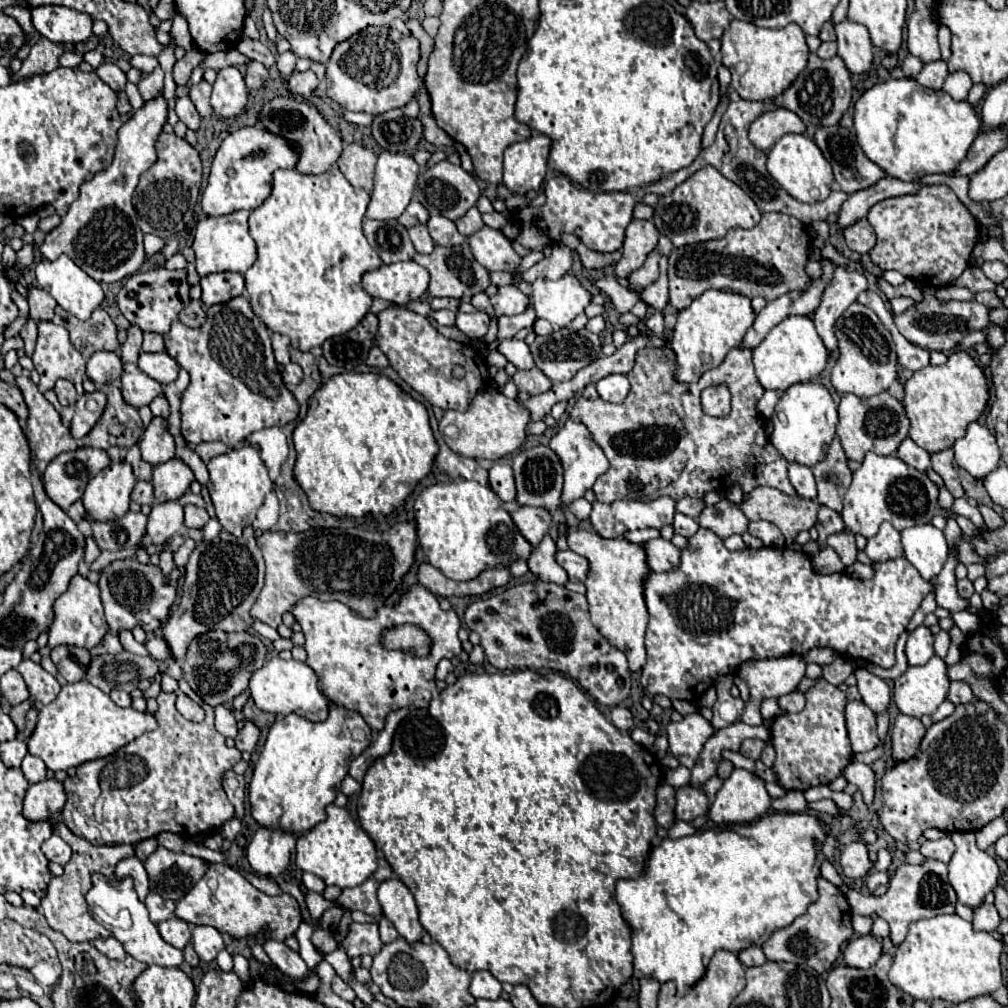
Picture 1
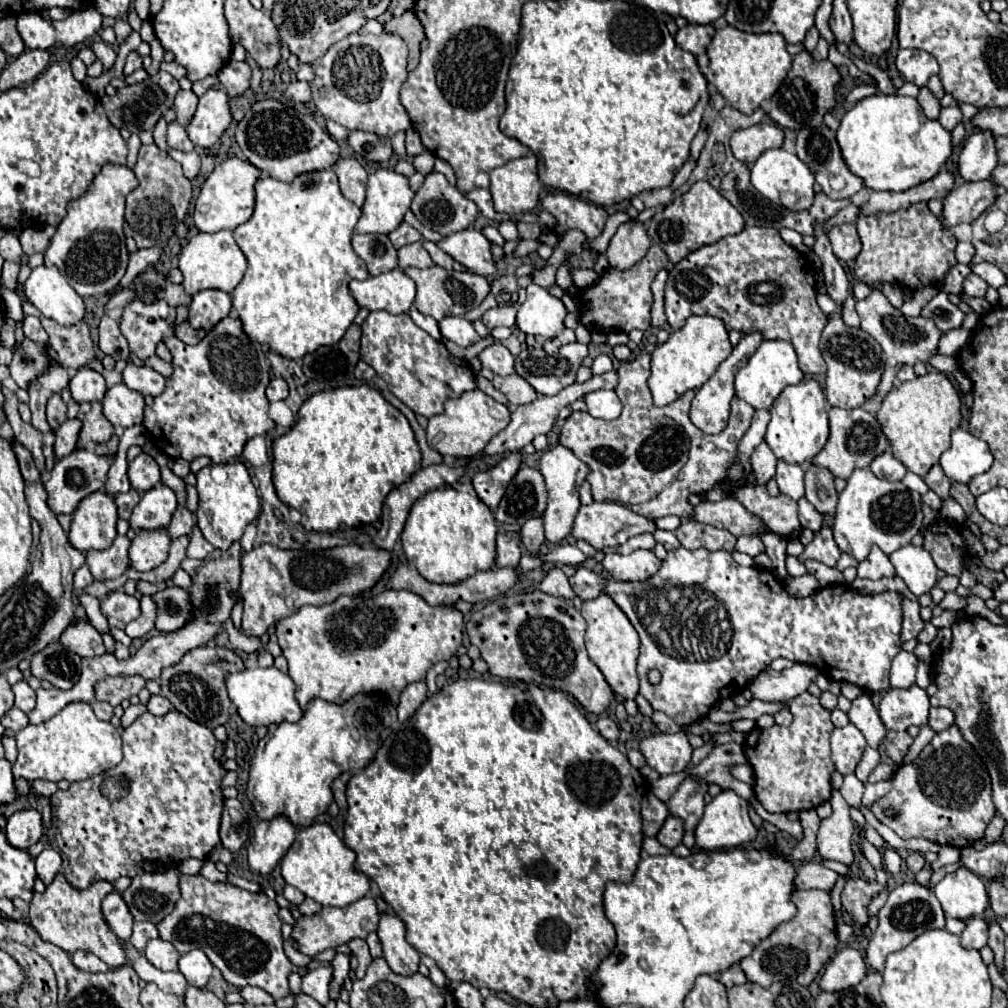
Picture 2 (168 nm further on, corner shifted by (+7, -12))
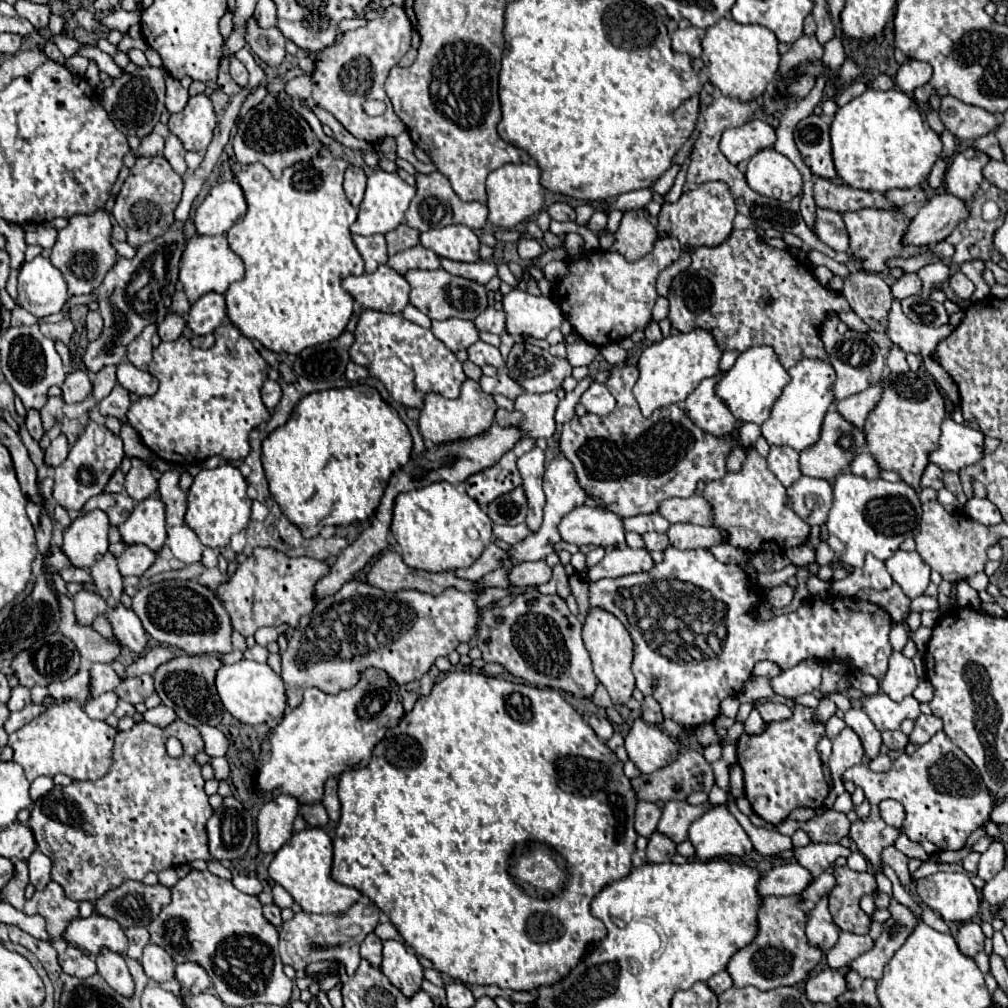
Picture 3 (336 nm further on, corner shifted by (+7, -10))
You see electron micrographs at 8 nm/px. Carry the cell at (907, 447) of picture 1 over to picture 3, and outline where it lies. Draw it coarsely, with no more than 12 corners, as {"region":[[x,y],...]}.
{"region":[[859,452],[845,470],[861,478],[879,478],[879,466],[869,452]]}

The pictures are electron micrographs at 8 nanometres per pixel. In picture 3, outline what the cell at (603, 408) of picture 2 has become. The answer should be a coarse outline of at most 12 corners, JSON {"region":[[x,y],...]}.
{"region":[[591,382],[579,400],[587,412],[605,416],[615,400],[605,384]]}

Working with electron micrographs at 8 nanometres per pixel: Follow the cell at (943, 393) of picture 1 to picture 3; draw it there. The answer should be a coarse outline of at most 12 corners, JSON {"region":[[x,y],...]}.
{"region":[[887,374],[863,426],[881,470],[917,492],[945,400],[933,378]]}

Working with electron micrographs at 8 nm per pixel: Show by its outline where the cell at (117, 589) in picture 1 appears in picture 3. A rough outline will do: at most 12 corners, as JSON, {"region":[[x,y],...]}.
{"region":[[125,606],[105,614],[115,636],[135,654],[149,642],[137,614]]}

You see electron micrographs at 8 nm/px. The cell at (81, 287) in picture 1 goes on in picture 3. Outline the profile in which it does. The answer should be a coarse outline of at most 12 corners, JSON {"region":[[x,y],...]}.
{"region":[[43,256],[23,262],[19,304],[37,318],[61,312],[67,282]]}

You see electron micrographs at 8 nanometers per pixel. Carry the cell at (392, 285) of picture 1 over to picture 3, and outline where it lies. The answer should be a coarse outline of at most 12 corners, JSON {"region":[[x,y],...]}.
{"region":[[387,264],[347,276],[343,288],[361,308],[401,312],[409,282]]}

